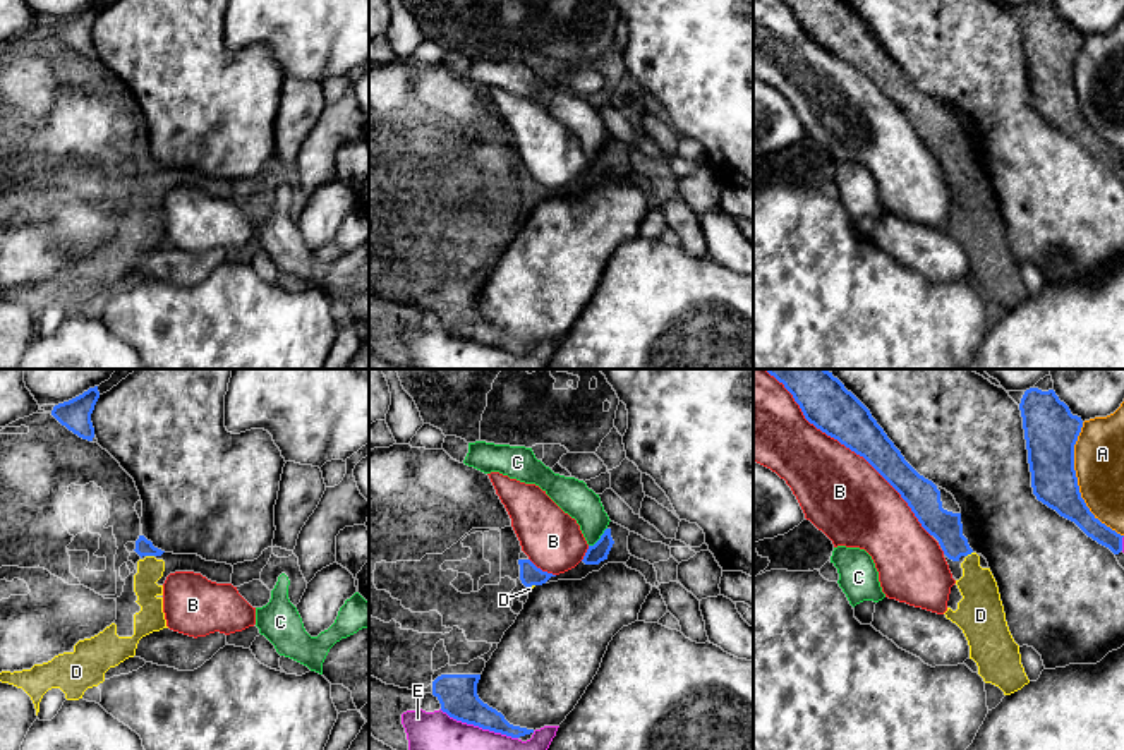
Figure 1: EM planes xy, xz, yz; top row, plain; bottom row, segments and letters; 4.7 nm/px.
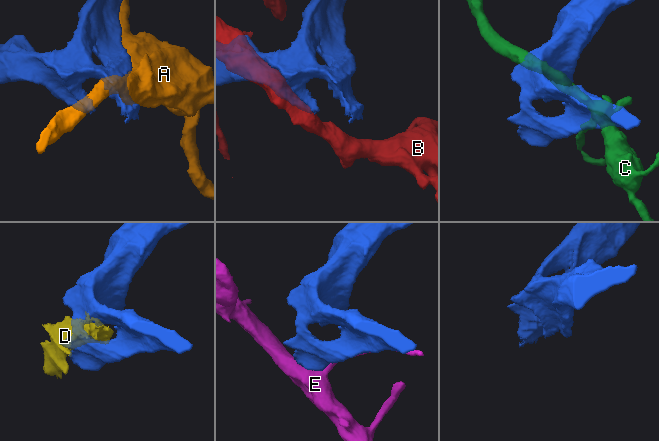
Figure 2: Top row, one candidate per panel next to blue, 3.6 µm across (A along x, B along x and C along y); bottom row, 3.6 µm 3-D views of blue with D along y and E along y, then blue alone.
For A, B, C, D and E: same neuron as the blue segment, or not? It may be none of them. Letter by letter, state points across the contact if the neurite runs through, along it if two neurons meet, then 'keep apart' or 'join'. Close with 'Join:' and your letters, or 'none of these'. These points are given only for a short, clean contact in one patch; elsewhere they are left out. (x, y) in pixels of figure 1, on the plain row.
A: keep apart
B: keep apart
C: border along xz (606, 143), (589, 162); keep apart
D: join
E: keep apart
Join: D

